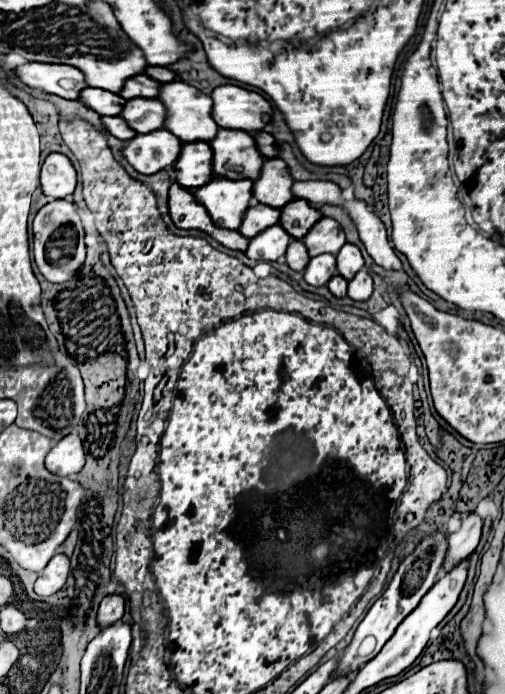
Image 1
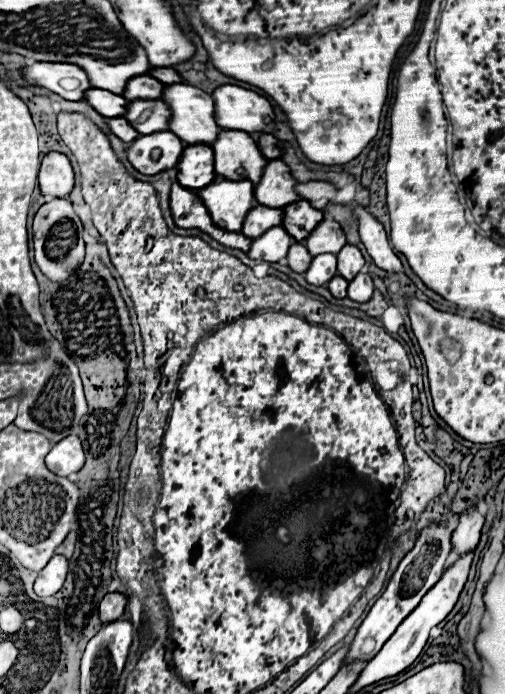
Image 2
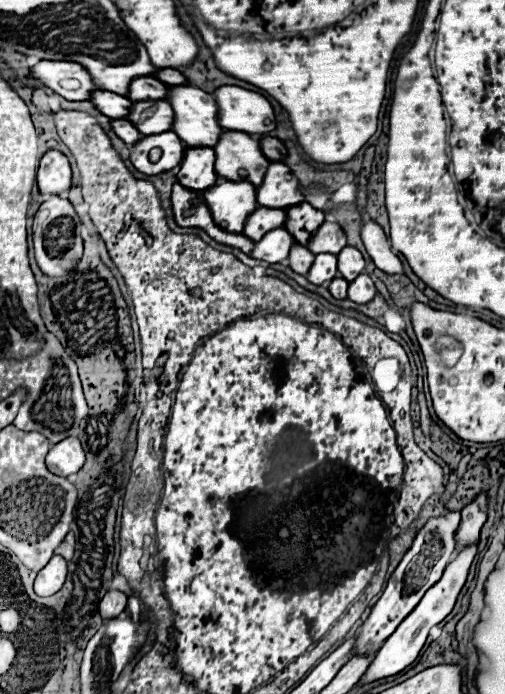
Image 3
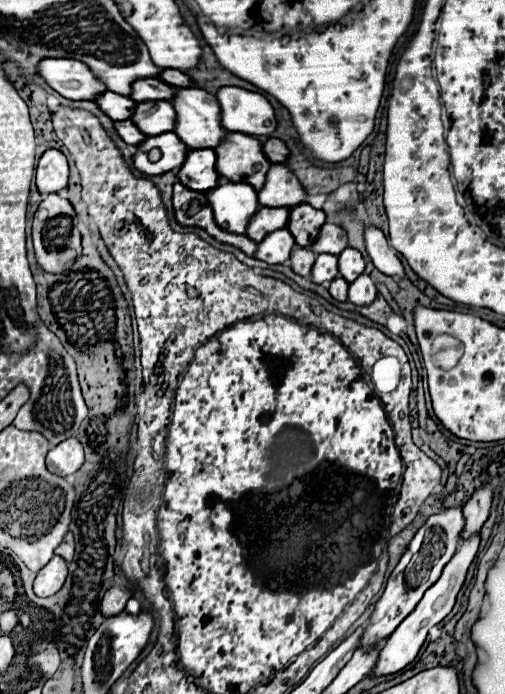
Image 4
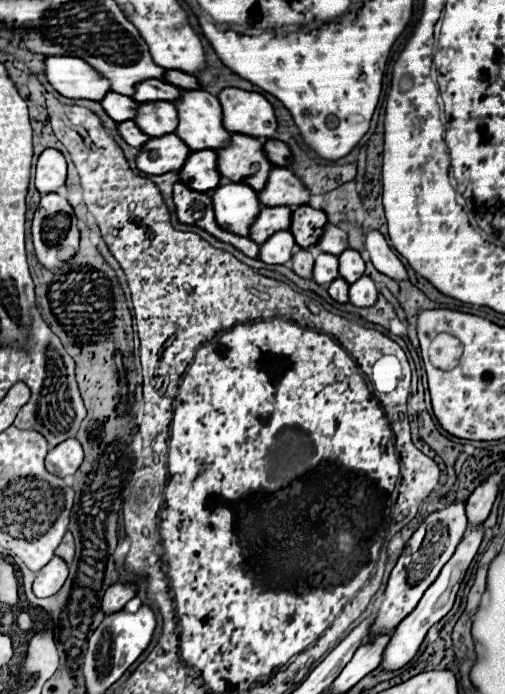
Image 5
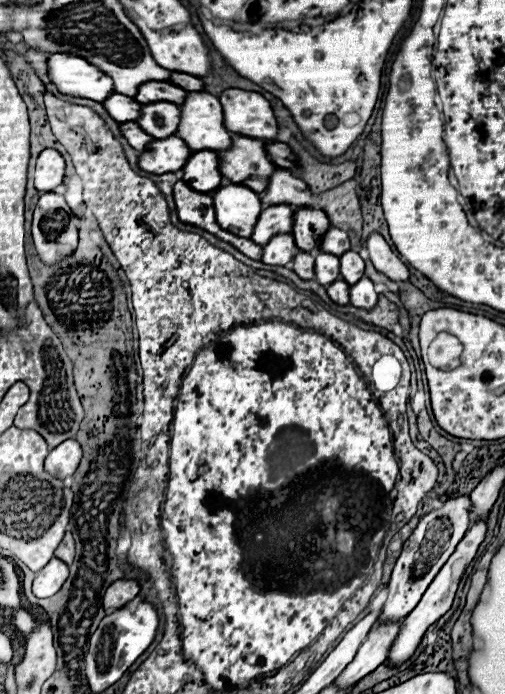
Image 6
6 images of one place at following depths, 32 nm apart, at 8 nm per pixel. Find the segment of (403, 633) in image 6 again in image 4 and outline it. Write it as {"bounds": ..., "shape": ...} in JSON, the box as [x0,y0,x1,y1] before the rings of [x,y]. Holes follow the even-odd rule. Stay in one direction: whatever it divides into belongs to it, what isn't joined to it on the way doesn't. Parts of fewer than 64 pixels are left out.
{"bounds":[368,536,480,678],"shape":[[[474,536],[474,538],[470,538],[470,540],[464,540],[464,542],[458,546],[454,558],[444,566],[444,572],[442,572],[440,580],[438,580],[436,584],[432,584],[432,588],[428,588],[428,592],[424,592],[424,596],[422,596],[420,604],[414,608],[414,612],[412,612],[406,620],[400,622],[400,626],[396,628],[396,632],[392,632],[392,636],[388,636],[384,648],[382,648],[380,654],[378,654],[378,660],[376,660],[374,668],[368,672],[368,678],[378,678],[378,676],[396,674],[396,672],[400,672],[402,668],[406,668],[410,662],[414,662],[414,658],[418,656],[420,648],[422,648],[424,642],[426,642],[428,630],[430,630],[432,626],[436,626],[438,622],[442,622],[442,620],[450,614],[450,610],[454,608],[456,596],[458,596],[458,592],[460,592],[460,588],[462,588],[462,584],[464,584],[464,580],[466,580],[466,574],[468,574],[468,568],[470,568],[470,564],[472,564],[474,556],[476,556],[476,552],[478,552],[478,544],[480,544],[480,536]]]}

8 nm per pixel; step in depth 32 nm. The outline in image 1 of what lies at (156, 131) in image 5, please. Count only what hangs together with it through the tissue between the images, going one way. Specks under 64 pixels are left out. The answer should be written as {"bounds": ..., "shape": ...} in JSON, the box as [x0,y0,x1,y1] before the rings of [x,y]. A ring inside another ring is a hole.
{"bounds":[120,98,166,132],"shape":[[[132,98],[124,104],[120,118],[124,118],[136,132],[152,132],[156,128],[164,128],[166,110],[156,98]]]}

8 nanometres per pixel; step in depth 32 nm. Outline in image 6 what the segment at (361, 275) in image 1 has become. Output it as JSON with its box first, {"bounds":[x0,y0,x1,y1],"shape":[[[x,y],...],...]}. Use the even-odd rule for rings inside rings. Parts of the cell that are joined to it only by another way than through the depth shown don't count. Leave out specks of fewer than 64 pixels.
{"bounds":[350,276,378,308],"shape":[[[362,276],[356,284],[350,286],[350,304],[356,308],[372,308],[376,304],[378,292],[374,290],[374,282]]]}

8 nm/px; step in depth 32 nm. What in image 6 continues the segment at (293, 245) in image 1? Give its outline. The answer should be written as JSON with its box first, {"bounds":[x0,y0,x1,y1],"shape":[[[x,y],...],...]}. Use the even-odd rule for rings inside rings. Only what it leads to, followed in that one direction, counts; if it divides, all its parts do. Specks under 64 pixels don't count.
{"bounds":[292,252,314,280],"shape":[[[298,252],[292,260],[294,264],[294,272],[302,278],[302,280],[312,280],[314,278],[314,256],[312,252]]]}

